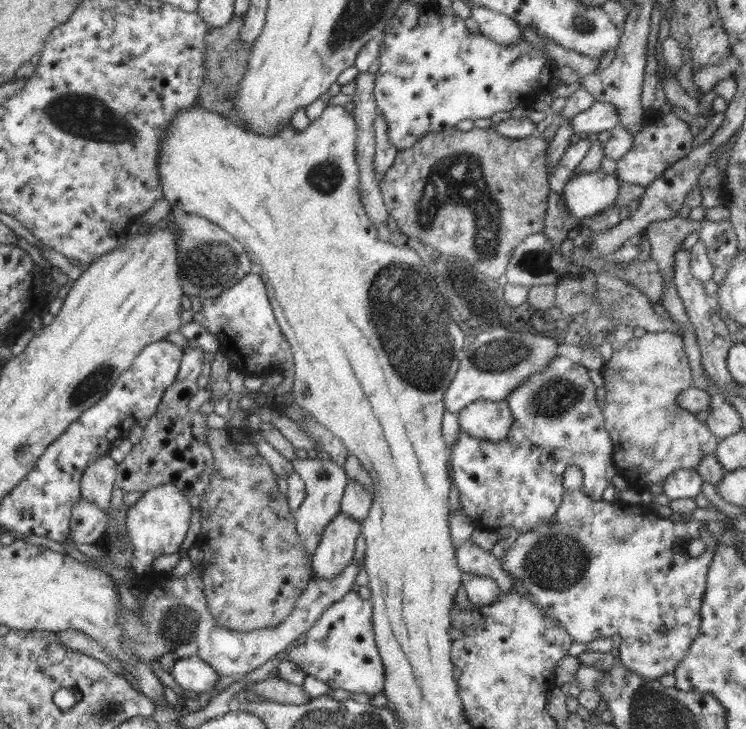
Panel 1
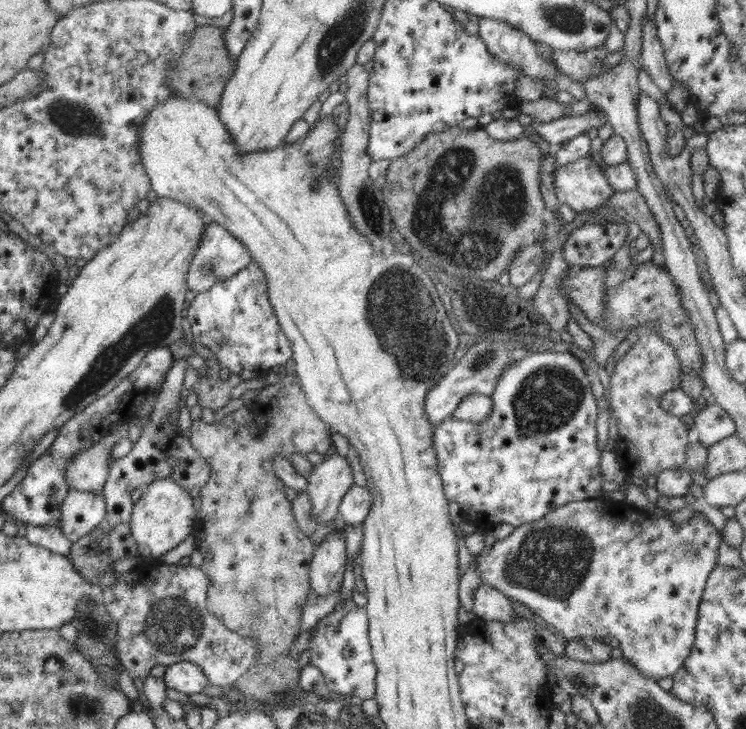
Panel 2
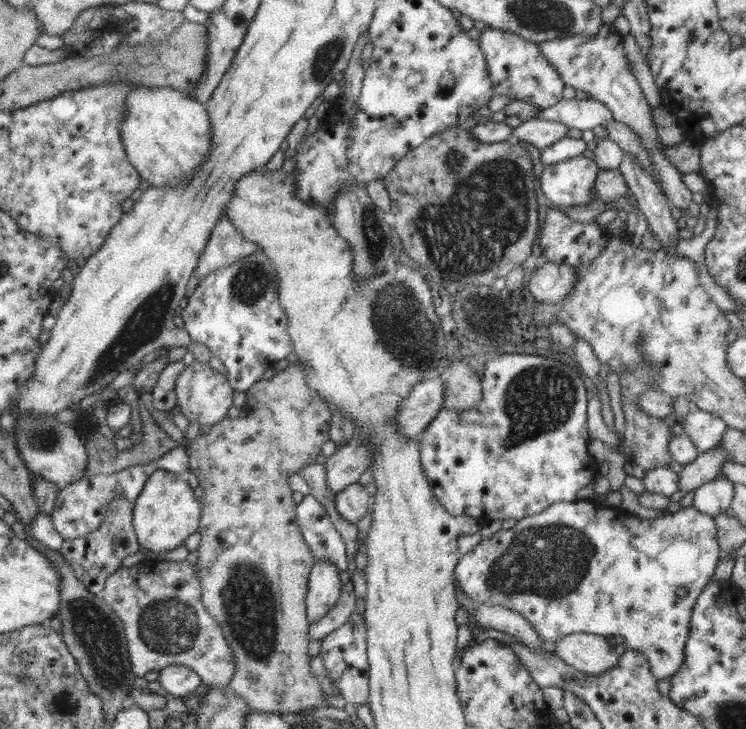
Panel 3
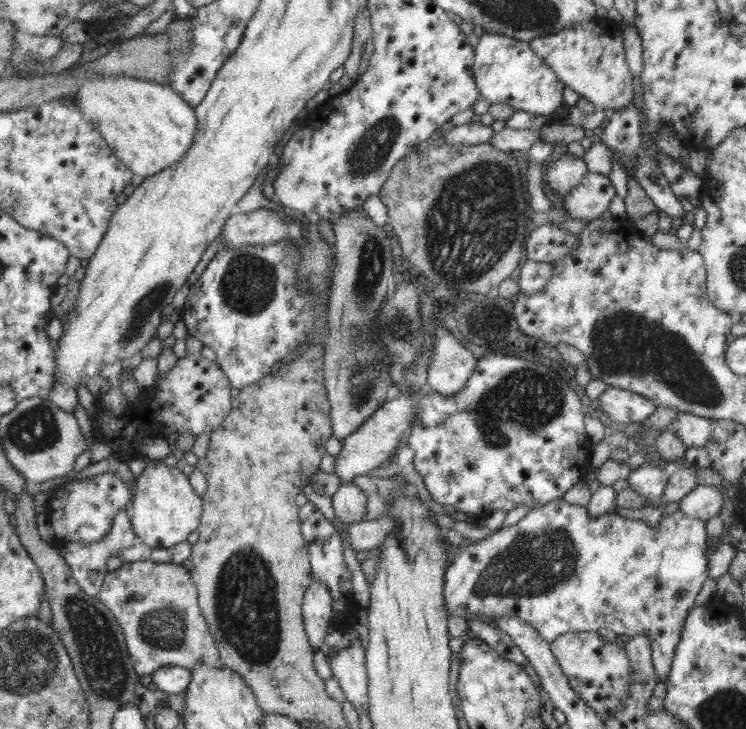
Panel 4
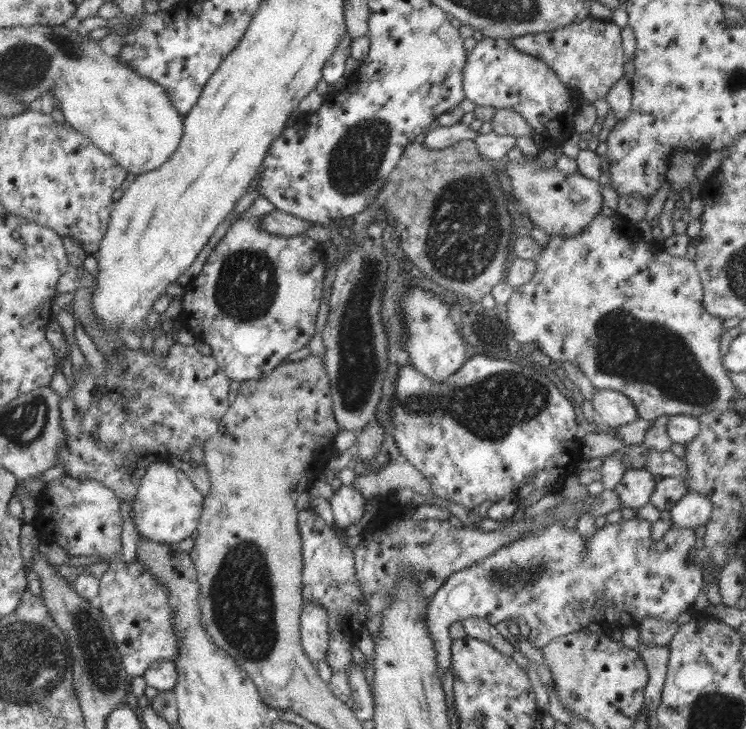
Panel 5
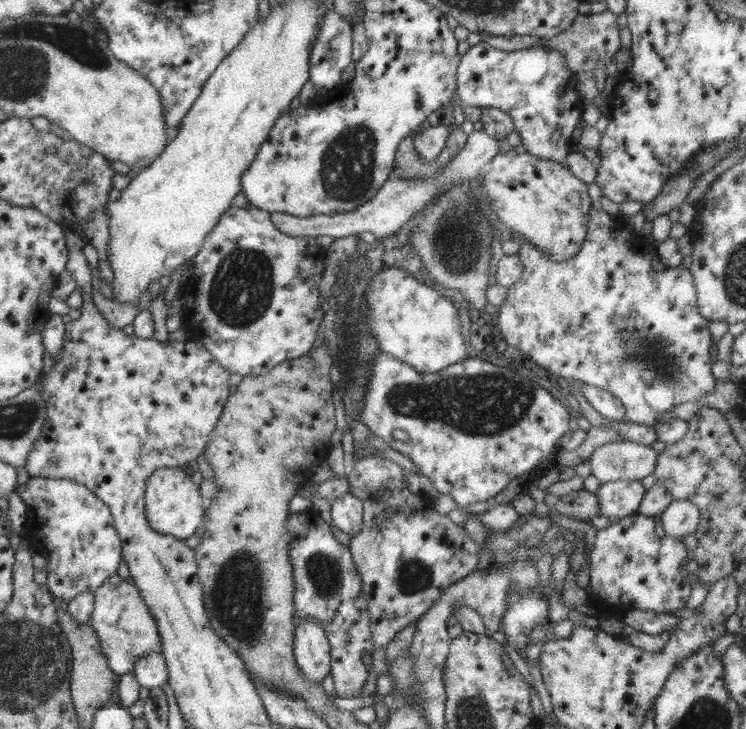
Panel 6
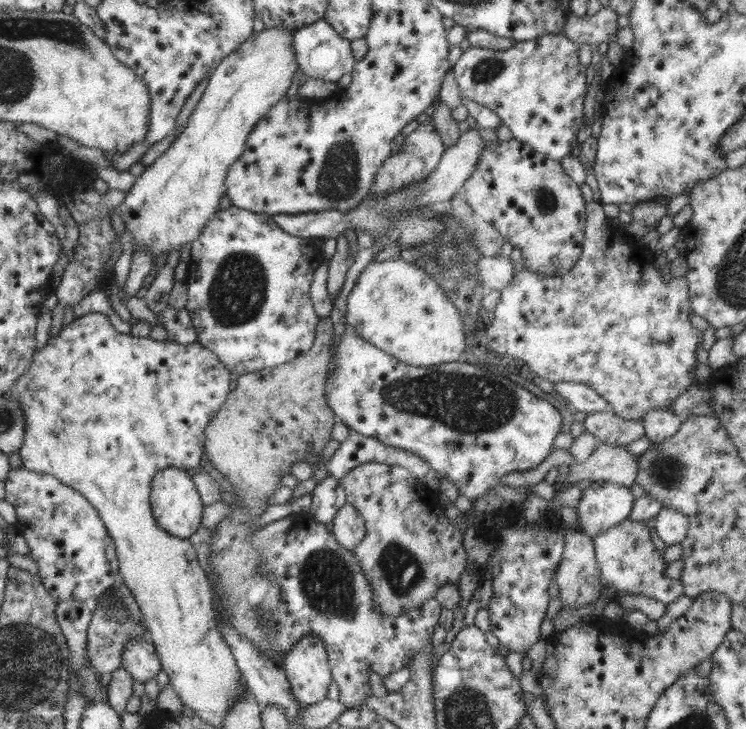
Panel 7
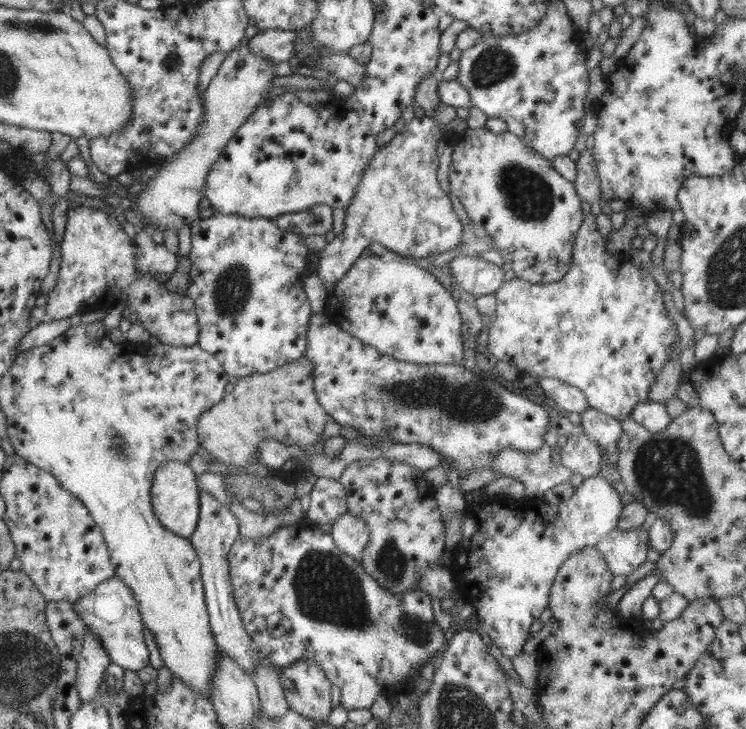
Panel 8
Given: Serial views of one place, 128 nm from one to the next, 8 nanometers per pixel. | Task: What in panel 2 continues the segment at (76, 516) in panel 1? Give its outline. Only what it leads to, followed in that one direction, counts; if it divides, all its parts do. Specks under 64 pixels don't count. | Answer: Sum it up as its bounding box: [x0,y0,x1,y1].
[61,488,106,543]

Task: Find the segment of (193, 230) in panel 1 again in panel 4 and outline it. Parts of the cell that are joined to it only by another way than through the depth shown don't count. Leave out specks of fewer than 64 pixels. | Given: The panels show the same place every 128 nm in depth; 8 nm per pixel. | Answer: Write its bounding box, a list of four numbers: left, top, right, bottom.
[219,208,288,248]

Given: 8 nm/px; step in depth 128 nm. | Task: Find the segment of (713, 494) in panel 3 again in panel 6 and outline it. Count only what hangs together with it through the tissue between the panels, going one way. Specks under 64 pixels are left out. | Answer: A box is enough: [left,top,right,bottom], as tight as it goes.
[658,500,700,538]

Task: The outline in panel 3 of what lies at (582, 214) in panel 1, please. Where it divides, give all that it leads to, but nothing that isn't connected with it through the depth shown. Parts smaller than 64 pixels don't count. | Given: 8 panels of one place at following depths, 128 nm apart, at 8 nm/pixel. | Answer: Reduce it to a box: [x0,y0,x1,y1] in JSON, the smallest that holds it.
[540,155,600,208]

